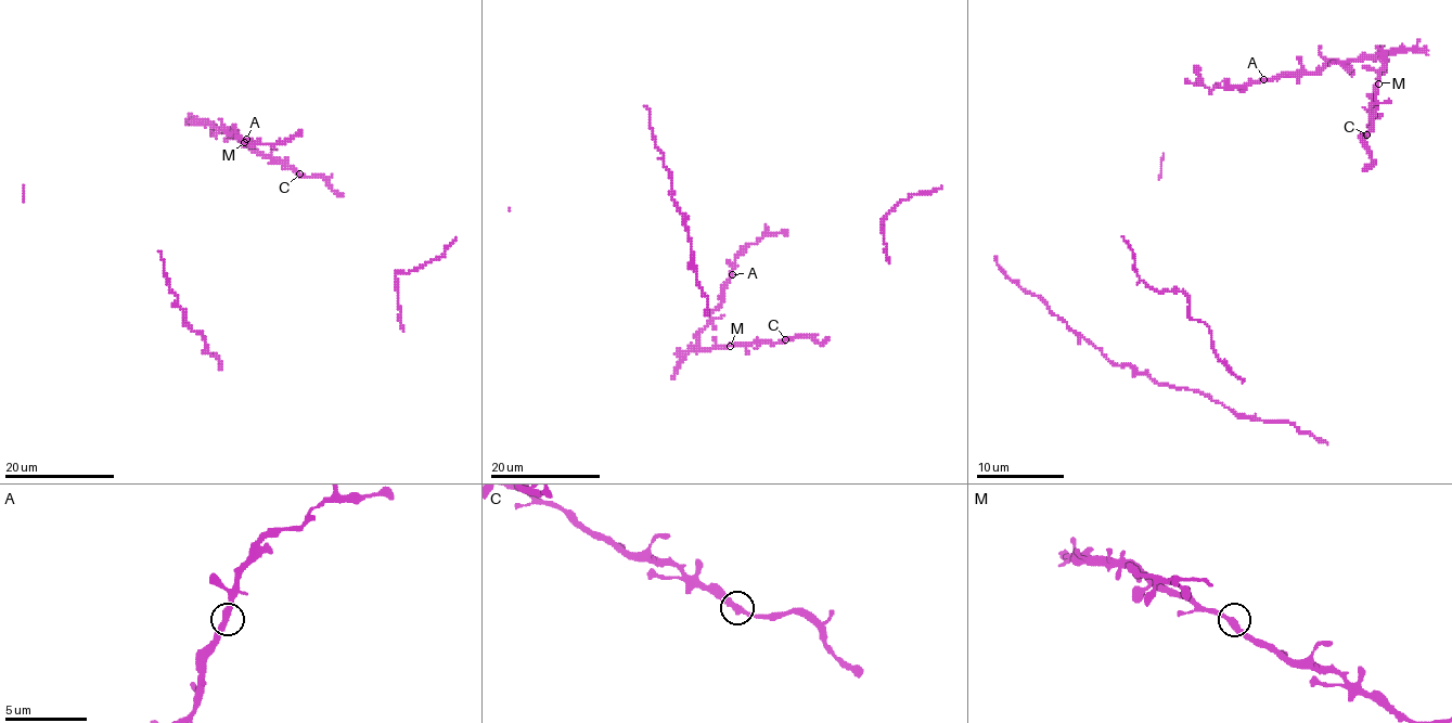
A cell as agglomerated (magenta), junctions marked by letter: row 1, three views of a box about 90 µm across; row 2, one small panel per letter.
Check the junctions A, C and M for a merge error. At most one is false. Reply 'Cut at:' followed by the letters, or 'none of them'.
Cut at: none of them

